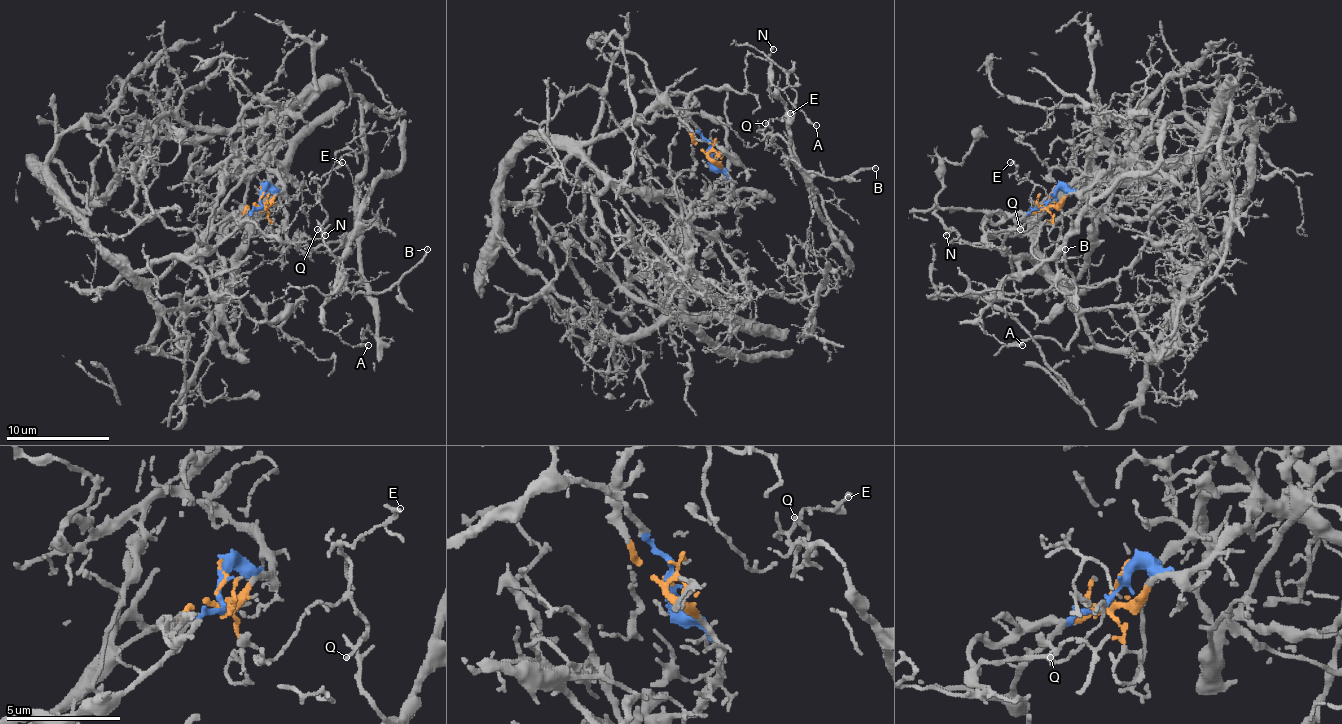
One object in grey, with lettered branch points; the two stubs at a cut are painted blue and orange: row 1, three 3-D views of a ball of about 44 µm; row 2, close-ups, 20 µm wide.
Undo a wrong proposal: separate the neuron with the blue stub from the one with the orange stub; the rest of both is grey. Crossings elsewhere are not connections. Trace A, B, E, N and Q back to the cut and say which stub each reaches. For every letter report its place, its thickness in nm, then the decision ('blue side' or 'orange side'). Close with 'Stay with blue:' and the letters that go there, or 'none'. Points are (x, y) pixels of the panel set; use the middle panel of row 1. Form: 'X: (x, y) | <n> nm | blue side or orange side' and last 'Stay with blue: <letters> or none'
A: (816, 125) | 200 nm | orange side
B: (875, 168) | 150 nm | orange side
E: (790, 113) | 200 nm | orange side
N: (773, 49) | 120 nm | orange side
Q: (765, 123) | 140 nm | orange side
Stay with blue: none

